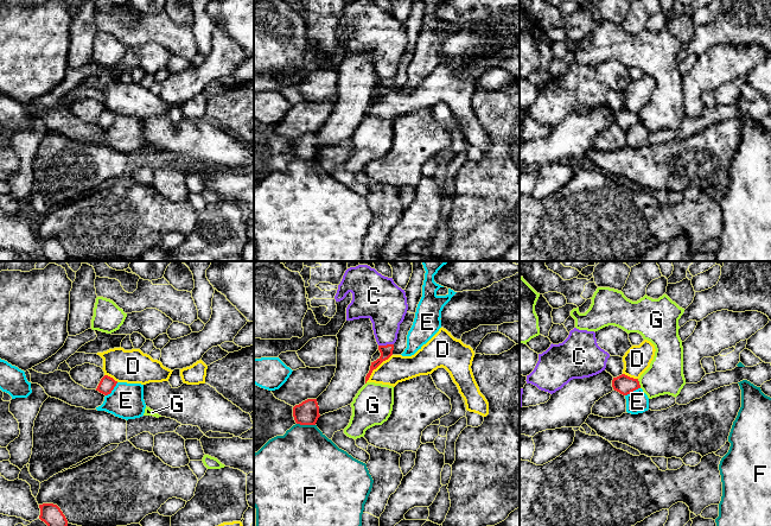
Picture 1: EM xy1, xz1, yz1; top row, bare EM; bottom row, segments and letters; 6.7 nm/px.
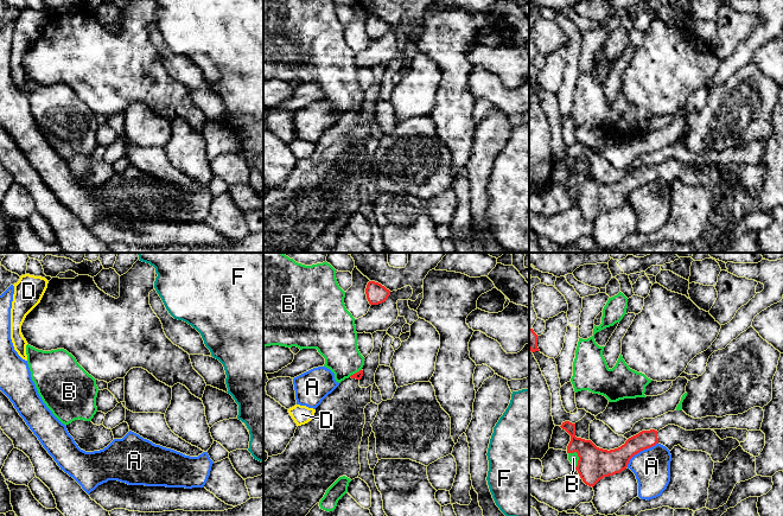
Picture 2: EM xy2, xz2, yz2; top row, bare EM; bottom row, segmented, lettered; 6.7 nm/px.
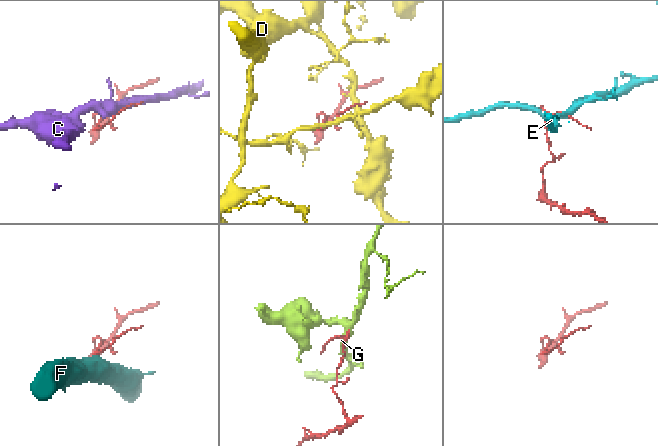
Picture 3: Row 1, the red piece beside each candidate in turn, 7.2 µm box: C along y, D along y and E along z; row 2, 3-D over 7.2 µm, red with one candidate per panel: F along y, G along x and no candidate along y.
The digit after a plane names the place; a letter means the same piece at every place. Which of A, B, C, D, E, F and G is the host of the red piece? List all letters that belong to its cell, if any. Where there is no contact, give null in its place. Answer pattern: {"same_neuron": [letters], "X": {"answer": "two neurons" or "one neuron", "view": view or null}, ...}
{"same_neuron": [], "A": {"answer": "two neurons", "view": "yz2"}, "B": {"answer": "two neurons", "view": "yz2"}, "C": {"answer": "two neurons", "view": "xz1"}, "D": {"answer": "two neurons", "view": "xz1"}, "E": {"answer": "two neurons", "view": "xy1"}, "F": {"answer": "two neurons", "view": "xz1"}, "G": {"answer": "two neurons", "view": "yz1"}}

